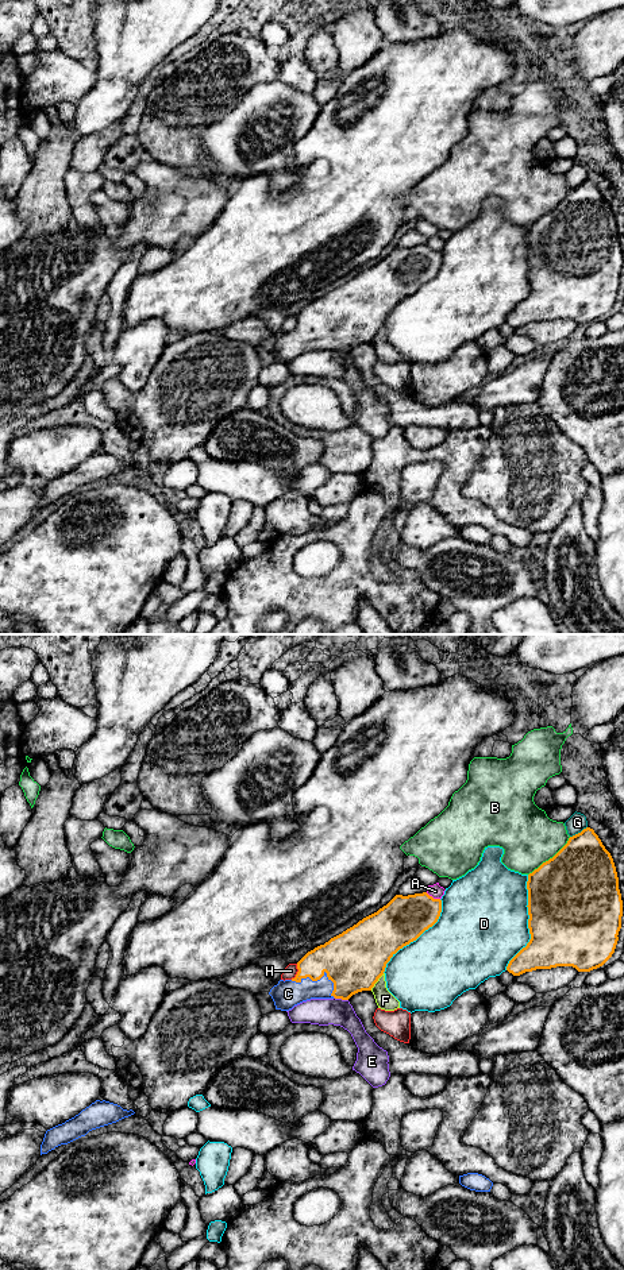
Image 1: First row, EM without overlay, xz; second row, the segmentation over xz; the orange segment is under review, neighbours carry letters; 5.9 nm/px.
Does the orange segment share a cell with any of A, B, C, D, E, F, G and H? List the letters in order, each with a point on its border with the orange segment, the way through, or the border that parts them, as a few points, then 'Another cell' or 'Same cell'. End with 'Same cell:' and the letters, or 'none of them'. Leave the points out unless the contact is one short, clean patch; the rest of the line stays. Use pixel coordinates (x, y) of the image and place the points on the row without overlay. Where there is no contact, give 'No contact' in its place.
A: Touches orange at xz (431, 249). Another cell
B: Touches orange at xz (550, 211). Another cell
C: Touches orange at xz (319, 331). Same cell
D: Touches orange at xz (528, 274). Another cell
E: Touches orange at xz (341, 350). Another cell
F: Touches orange at xz (377, 332). Another cell
G: Touches orange at xz (578, 185). Another cell
H: Touches orange at xz (297, 324). Another cell
Same cell: C

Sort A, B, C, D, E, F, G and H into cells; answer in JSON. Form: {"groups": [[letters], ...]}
{"groups": [["A"], ["B"], ["C"], ["D"], ["E", "F"], ["G"], ["H"]]}

